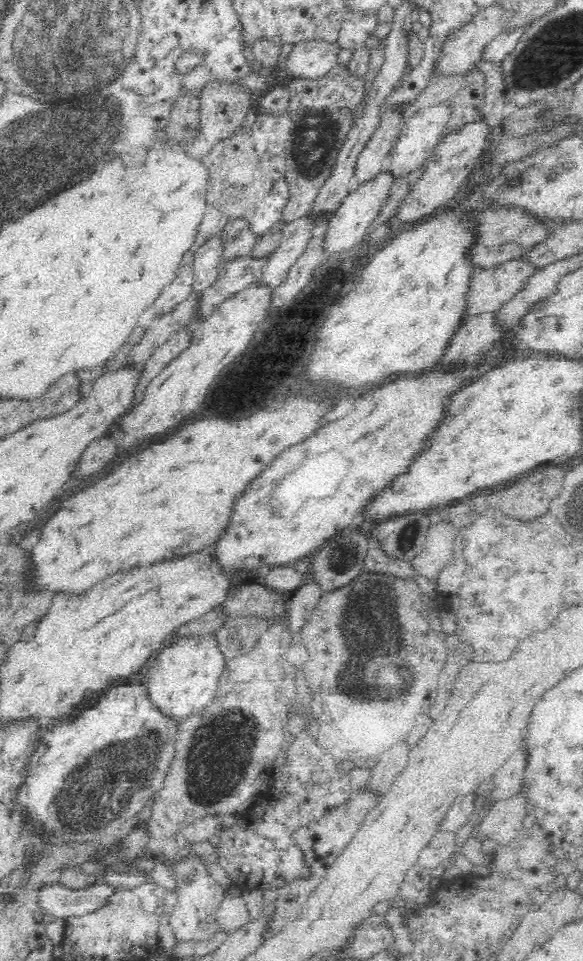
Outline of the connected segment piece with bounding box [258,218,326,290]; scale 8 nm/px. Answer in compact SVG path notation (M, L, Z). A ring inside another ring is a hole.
M300 218L293 227L288 228L283 233L280 247L270 254L258 282L270 290L284 282L295 259L307 248L307 241L311 238L312 231L317 227L324 228L325 223L326 220L320 220L312 226L307 218Z

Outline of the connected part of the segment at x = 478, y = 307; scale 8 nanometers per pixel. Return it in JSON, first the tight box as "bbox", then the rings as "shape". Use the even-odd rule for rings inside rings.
{"bbox":[466,257,539,314],"shape":[[[523,257],[492,266],[478,265],[472,279],[466,314],[497,311],[518,294],[529,276],[539,269],[538,265]]]}

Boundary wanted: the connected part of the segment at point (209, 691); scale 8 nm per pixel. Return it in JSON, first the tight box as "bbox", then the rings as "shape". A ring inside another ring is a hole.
{"bbox":[146,636,224,716],"shape":[[[208,636],[208,640],[198,642],[192,638],[178,640],[148,660],[146,676],[149,699],[172,716],[194,716],[196,712],[205,712],[215,697],[224,667],[224,653],[216,637]]]}

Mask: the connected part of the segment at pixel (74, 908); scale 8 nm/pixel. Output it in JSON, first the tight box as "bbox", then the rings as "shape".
{"bbox":[39,883,112,917],"shape":[[[51,883],[39,892],[42,911],[54,917],[76,916],[100,907],[112,892],[111,884],[94,884],[90,887],[72,889],[61,883]]]}

